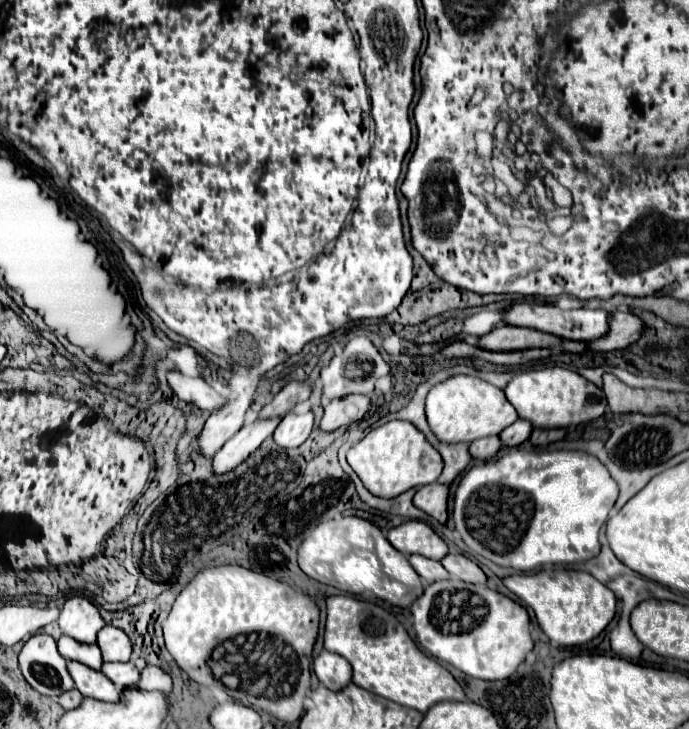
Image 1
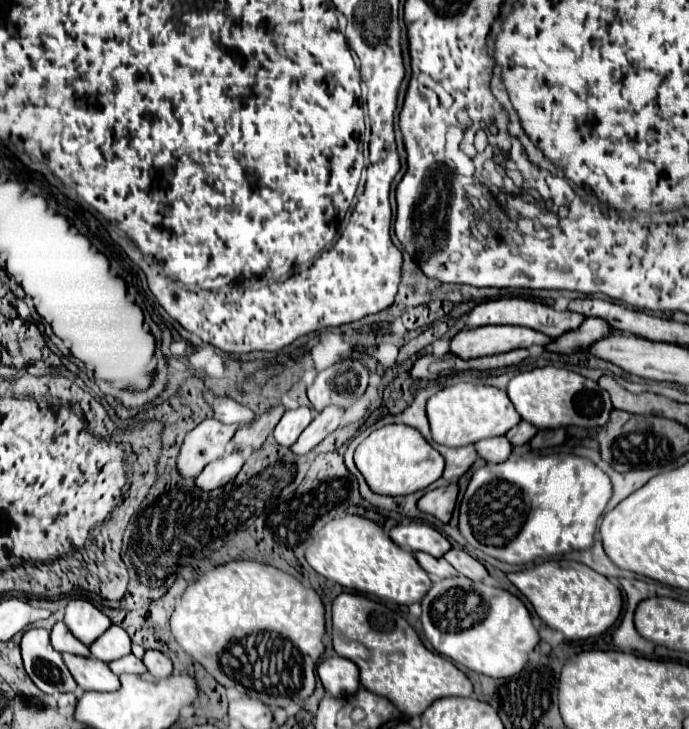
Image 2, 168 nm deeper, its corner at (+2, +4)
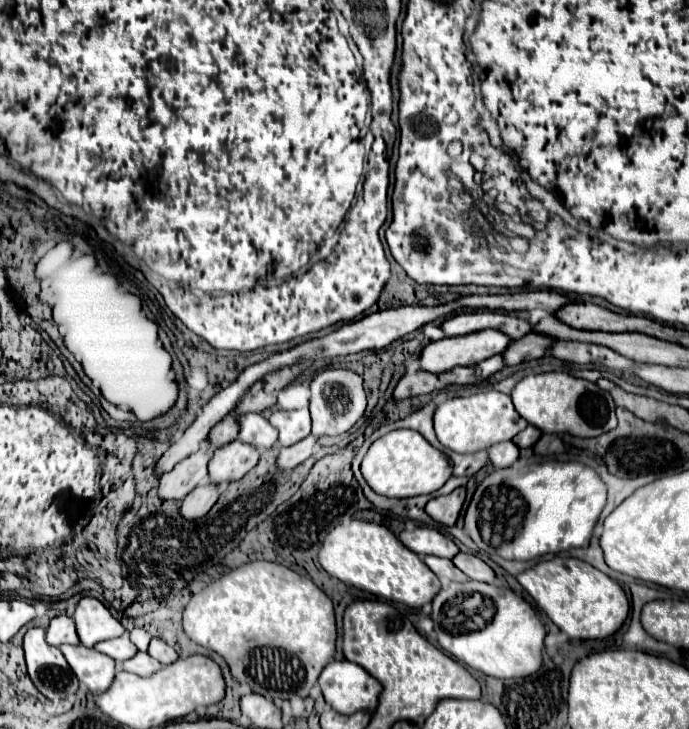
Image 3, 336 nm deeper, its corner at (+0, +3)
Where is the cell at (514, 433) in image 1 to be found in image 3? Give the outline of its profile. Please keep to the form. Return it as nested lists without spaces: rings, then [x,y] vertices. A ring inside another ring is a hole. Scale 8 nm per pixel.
[[[527,425],[527,429],[523,429],[523,431],[513,439],[513,443],[515,443],[517,447],[533,447],[533,445],[539,441],[541,435],[543,435],[541,429],[537,429],[537,427],[533,427],[533,425]]]

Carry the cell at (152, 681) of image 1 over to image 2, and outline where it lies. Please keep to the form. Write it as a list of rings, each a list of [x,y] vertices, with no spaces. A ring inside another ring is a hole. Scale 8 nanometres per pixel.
[[[147,650],[145,656],[143,656],[143,664],[145,664],[147,672],[155,678],[165,678],[165,676],[173,674],[171,660],[165,654],[157,652],[157,650]]]

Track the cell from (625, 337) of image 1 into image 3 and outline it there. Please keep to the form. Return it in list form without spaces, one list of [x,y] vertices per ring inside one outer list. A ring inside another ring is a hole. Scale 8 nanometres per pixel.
[[[527,333],[527,337],[511,341],[511,345],[503,351],[503,363],[519,365],[531,359],[539,359],[547,353],[547,347],[551,343],[553,343],[551,337],[543,337],[539,333]]]

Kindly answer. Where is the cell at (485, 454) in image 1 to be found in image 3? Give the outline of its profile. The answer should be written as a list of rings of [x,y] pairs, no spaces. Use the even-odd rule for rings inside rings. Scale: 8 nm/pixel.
[[[503,441],[503,443],[497,443],[489,449],[489,457],[495,467],[509,467],[517,461],[519,447],[513,441]]]

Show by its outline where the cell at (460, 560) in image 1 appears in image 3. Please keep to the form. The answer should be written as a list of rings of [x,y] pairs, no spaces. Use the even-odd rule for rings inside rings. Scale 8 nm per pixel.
[[[457,553],[453,561],[465,575],[469,575],[469,579],[483,581],[483,583],[495,583],[495,571],[485,561],[481,561],[477,555]]]

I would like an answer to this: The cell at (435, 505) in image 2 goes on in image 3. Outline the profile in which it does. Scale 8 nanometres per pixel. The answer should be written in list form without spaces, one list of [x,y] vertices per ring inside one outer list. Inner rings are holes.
[[[459,487],[455,489],[453,493],[449,495],[443,495],[443,497],[435,497],[427,503],[425,511],[431,519],[443,523],[443,525],[455,525],[455,521],[459,519],[459,513],[461,513],[461,507],[465,503],[465,487]]]

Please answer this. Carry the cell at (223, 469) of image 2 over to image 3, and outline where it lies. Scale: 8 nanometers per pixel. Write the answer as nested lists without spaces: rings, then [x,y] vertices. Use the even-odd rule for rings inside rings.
[[[201,485],[197,489],[193,489],[179,505],[179,515],[185,521],[197,521],[203,519],[211,507],[217,503],[219,499],[219,487],[217,485]]]

